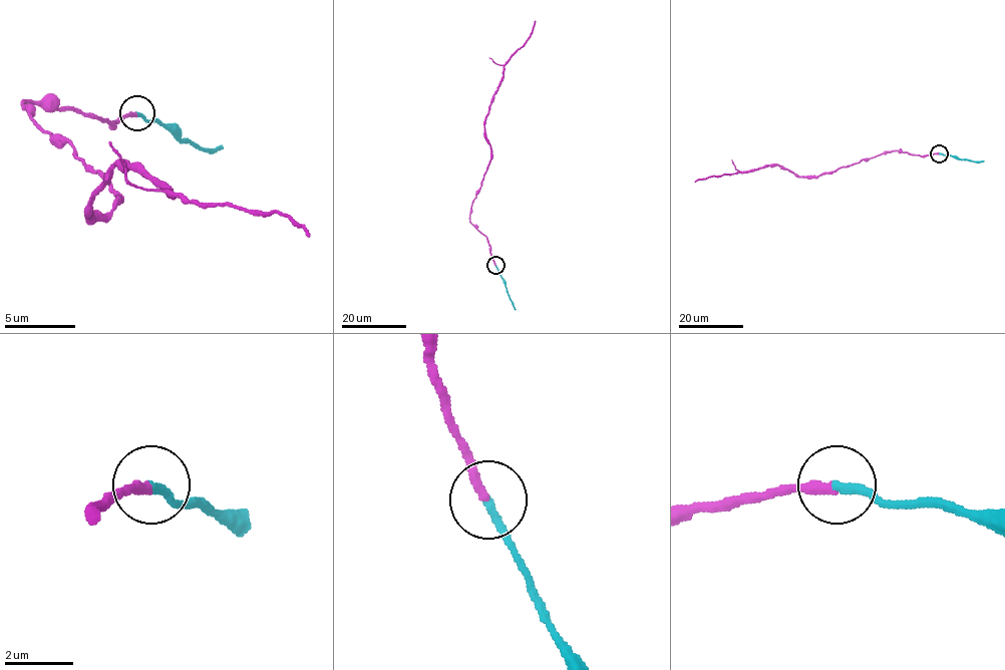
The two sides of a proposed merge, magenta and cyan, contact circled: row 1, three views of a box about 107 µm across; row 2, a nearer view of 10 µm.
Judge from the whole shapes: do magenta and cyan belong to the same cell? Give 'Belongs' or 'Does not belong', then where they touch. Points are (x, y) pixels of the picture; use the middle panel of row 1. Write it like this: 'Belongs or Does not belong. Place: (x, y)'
Belongs. Place: (495, 265)

